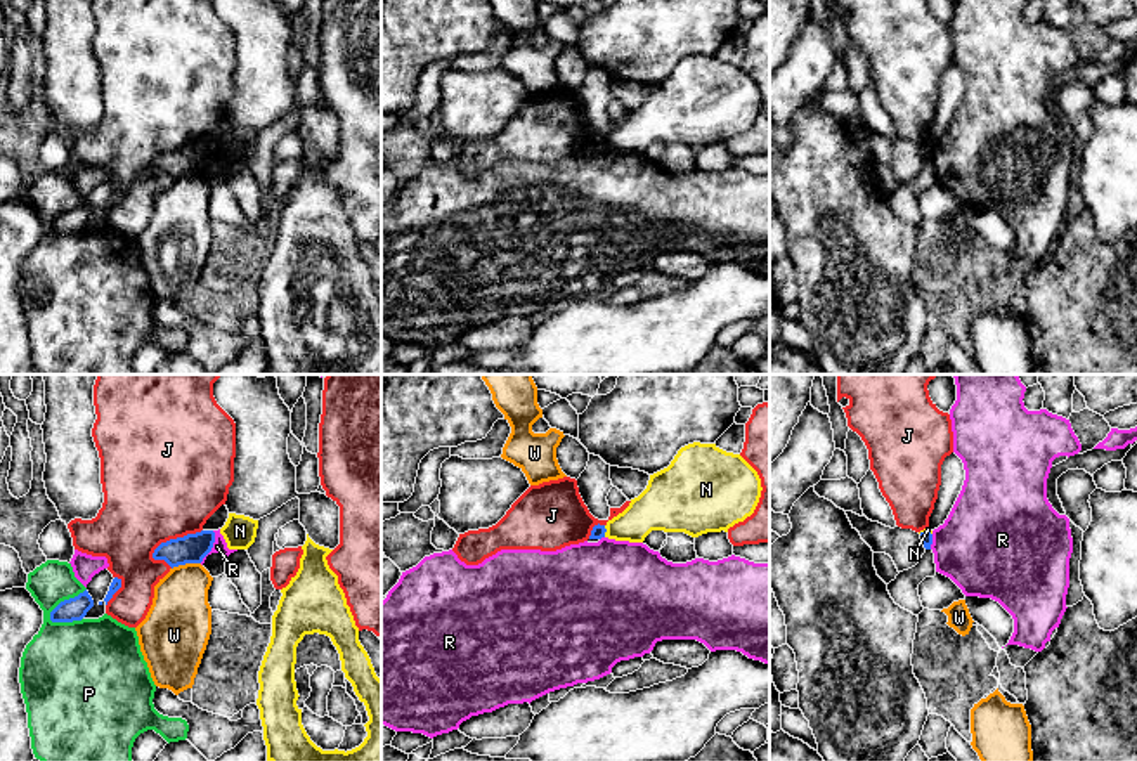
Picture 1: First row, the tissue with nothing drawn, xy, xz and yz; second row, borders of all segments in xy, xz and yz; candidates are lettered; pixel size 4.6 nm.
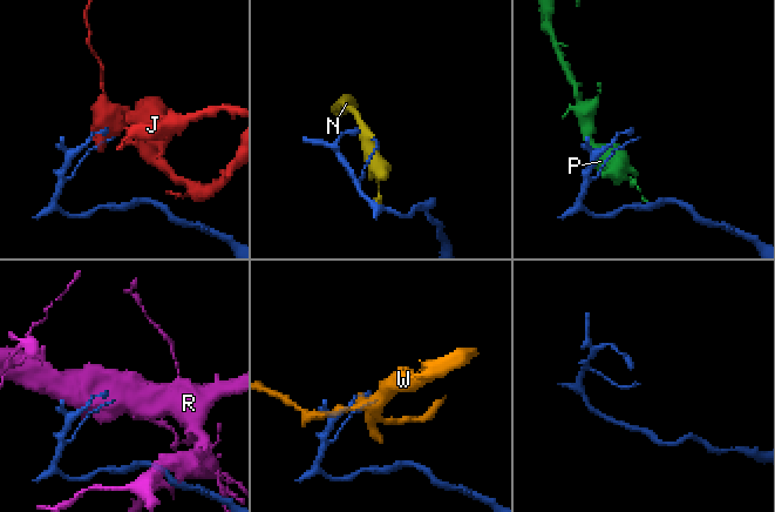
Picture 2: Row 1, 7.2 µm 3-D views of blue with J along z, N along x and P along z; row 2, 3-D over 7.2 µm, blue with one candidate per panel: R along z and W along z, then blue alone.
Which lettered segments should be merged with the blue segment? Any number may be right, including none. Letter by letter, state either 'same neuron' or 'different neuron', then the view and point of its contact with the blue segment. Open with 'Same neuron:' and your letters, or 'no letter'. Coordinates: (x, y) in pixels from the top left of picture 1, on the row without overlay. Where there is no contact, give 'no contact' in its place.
Same neuron: no letter
J: different neuron | xy (174, 151)
N: different neuron | xz (605, 143)
P: different neuron | xy (64, 212)
R: different neuron | xy (212, 158)
W: different neuron | xy (186, 174)

